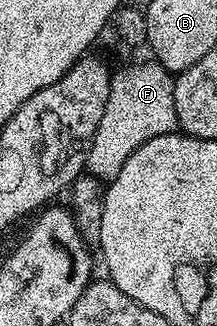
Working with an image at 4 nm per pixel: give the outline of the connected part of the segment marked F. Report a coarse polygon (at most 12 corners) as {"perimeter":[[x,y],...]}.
{"perimeter":[[117,70],[86,153],[111,181],[148,139],[177,129],[173,74]]}

